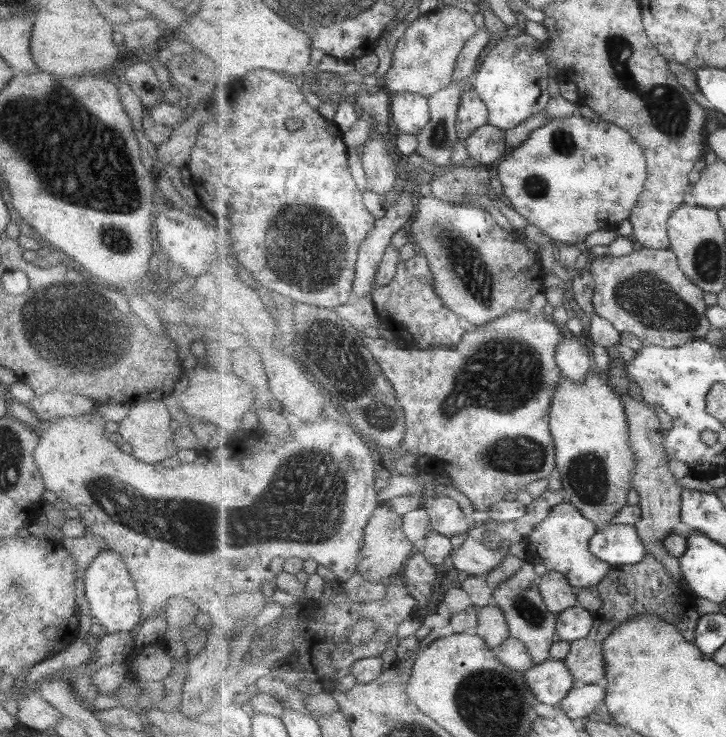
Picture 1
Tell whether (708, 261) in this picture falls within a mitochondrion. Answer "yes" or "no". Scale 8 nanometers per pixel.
yes

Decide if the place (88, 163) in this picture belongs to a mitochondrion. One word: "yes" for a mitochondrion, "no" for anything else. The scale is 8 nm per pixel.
yes

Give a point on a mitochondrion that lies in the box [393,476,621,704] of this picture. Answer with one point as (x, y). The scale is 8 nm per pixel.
(529, 611)

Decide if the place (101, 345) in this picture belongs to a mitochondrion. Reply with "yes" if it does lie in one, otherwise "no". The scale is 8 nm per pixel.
yes

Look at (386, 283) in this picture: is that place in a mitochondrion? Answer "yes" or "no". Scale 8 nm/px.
no

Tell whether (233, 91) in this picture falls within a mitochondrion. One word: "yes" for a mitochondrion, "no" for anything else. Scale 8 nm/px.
no

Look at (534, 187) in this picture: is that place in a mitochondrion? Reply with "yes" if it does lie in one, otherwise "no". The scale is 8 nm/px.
yes

